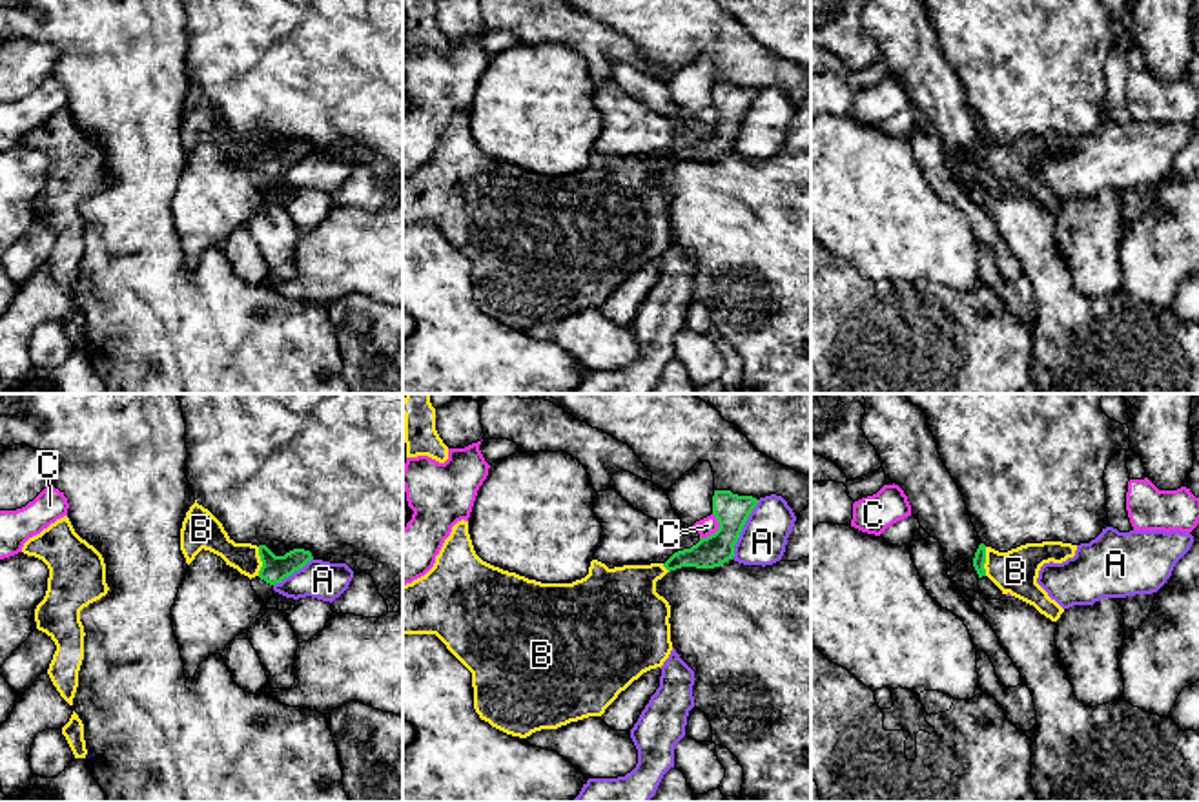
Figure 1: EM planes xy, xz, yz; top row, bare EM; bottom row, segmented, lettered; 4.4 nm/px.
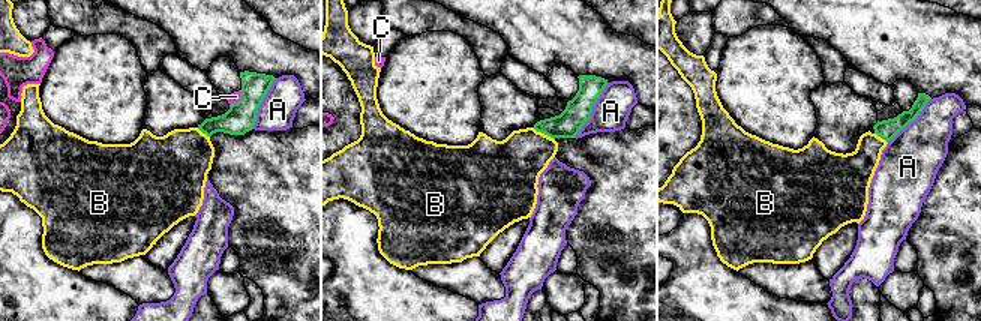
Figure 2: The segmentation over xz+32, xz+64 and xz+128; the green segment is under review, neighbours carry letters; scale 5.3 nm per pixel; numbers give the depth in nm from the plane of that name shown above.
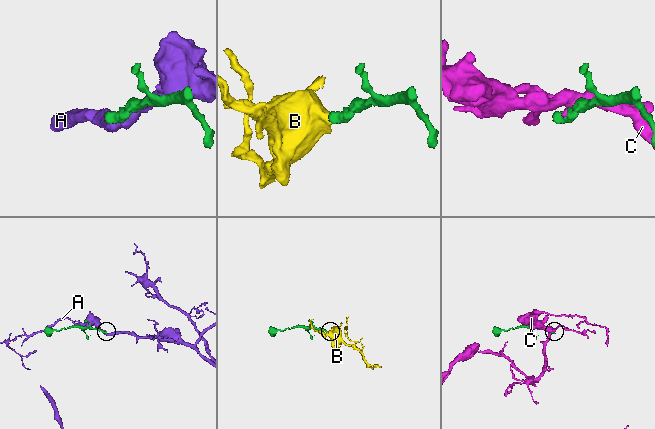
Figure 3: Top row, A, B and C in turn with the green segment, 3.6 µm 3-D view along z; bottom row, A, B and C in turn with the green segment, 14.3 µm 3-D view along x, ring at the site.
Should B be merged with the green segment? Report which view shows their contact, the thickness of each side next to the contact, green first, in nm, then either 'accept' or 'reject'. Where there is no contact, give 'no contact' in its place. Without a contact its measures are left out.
meets green in xy; 120 nm thick on the green side, 130 nm on the other; accept

